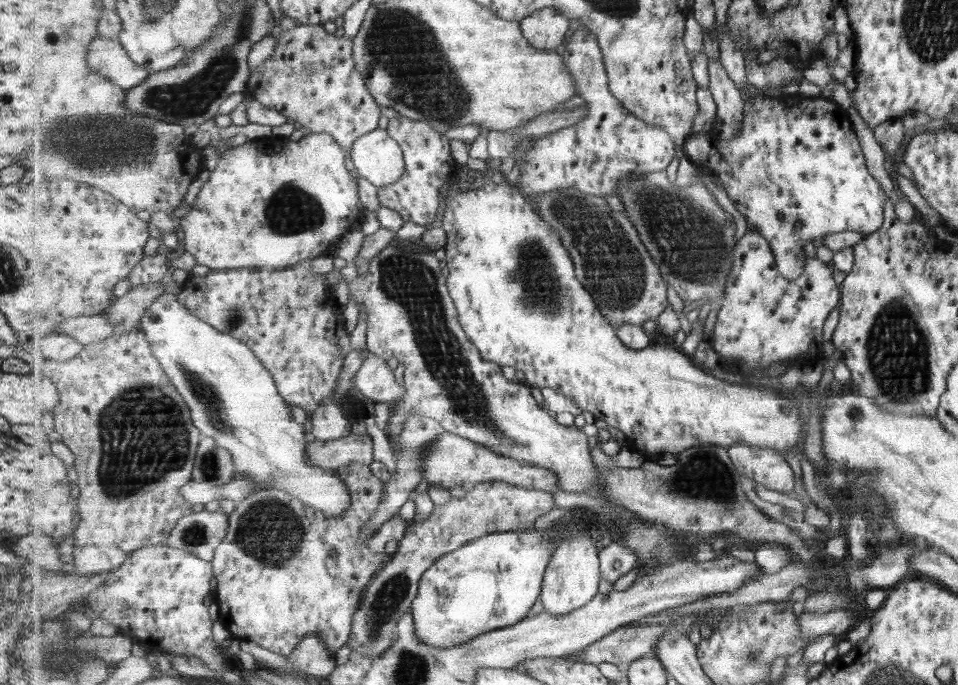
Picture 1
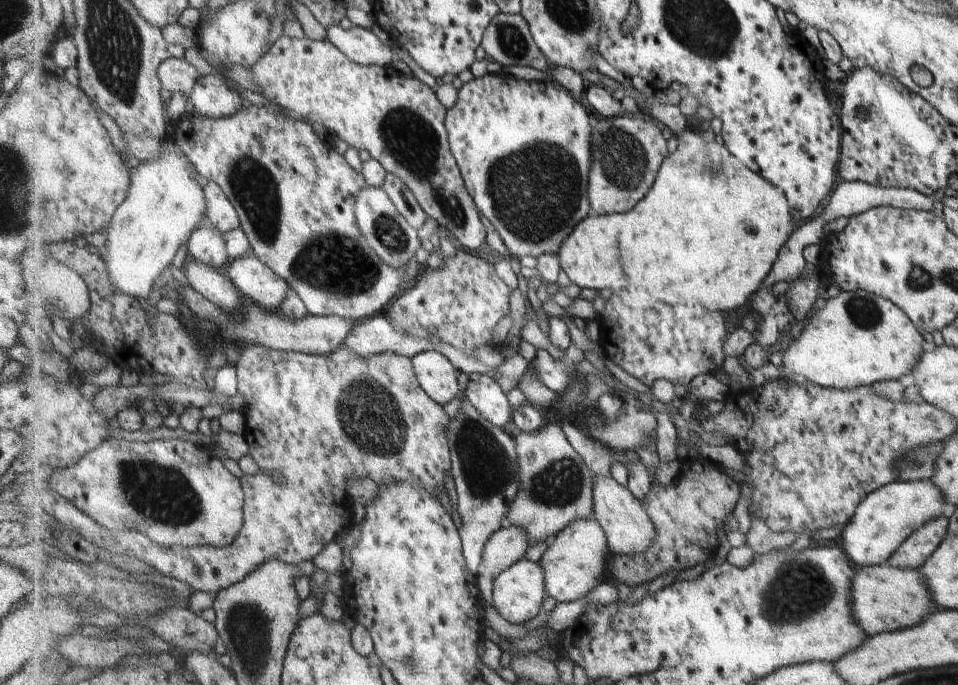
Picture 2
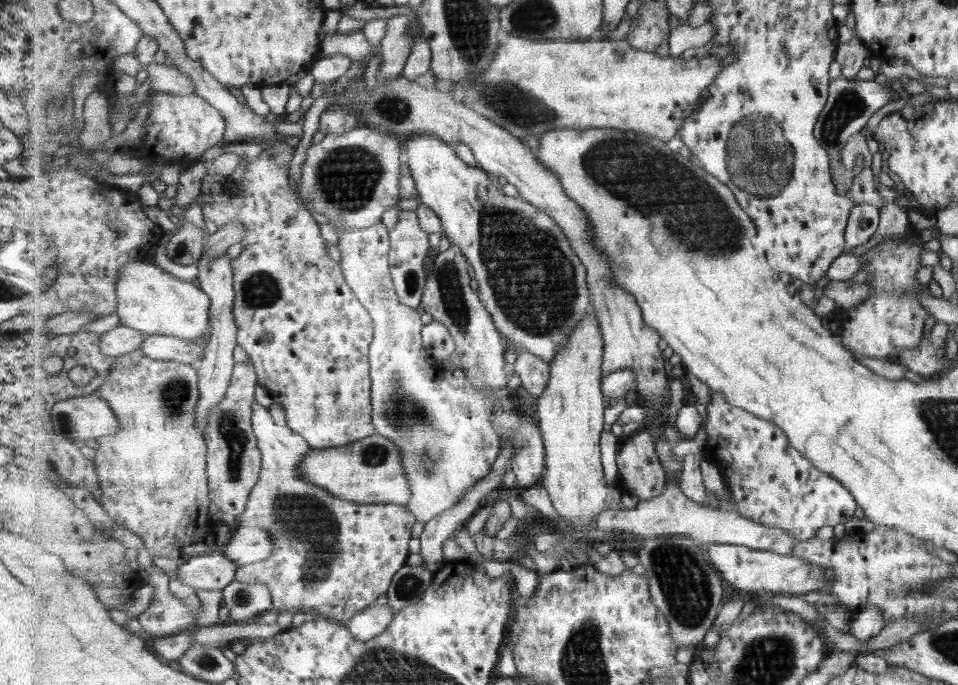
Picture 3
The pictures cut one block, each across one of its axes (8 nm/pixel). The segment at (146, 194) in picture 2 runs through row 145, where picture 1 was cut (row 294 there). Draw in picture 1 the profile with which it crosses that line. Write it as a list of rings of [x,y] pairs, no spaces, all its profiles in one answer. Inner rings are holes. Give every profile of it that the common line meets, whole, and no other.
[[[171,288],[167,292],[163,292],[161,296],[155,299],[154,304],[147,310],[144,318],[141,318],[141,324],[139,324],[139,330],[143,331],[147,335],[147,340],[151,340],[151,348],[154,350],[154,355],[162,363],[163,371],[167,374],[167,377],[174,385],[177,390],[181,392],[191,416],[193,416],[193,426],[197,430],[201,430],[202,436],[211,436],[217,440],[217,446],[224,450],[230,451],[232,458],[235,459],[235,473],[241,473],[241,476],[249,476],[253,482],[261,484],[261,486],[269,486],[269,489],[281,489],[289,492],[293,497],[299,498],[305,506],[309,506],[319,512],[323,512],[325,516],[329,518],[341,518],[349,506],[351,506],[351,491],[347,488],[347,483],[343,481],[343,478],[339,476],[338,470],[325,468],[317,465],[313,465],[310,461],[308,453],[307,442],[307,430],[305,430],[305,424],[299,424],[293,420],[293,414],[291,414],[291,404],[289,404],[283,395],[279,393],[278,386],[271,374],[271,371],[261,362],[255,351],[247,346],[242,340],[235,338],[230,334],[223,334],[223,331],[217,330],[211,323],[205,322],[198,317],[195,317],[182,302],[178,299],[177,290]]]

